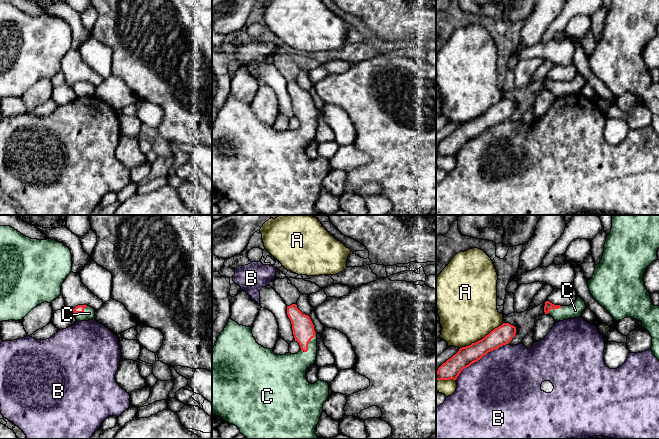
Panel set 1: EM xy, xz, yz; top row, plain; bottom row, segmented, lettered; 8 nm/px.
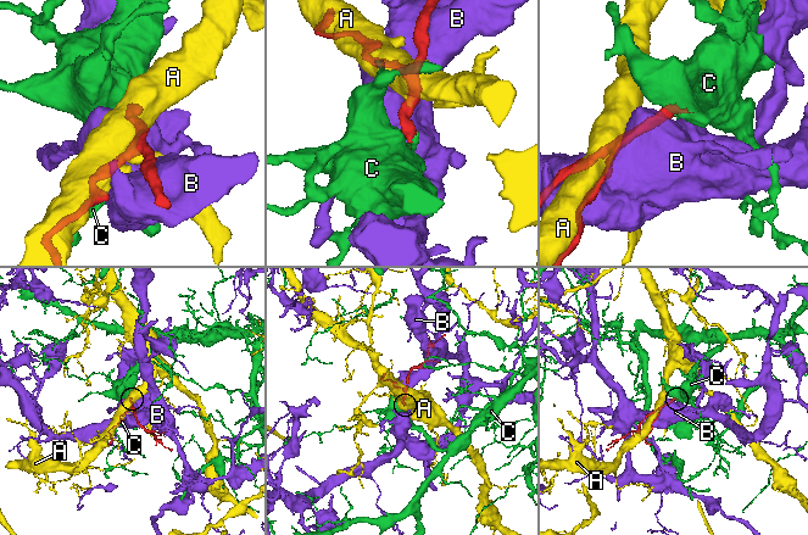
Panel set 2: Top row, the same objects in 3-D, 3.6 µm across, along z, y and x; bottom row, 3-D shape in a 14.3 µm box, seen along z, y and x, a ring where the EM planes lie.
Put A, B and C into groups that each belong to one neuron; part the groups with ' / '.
A / B / C

